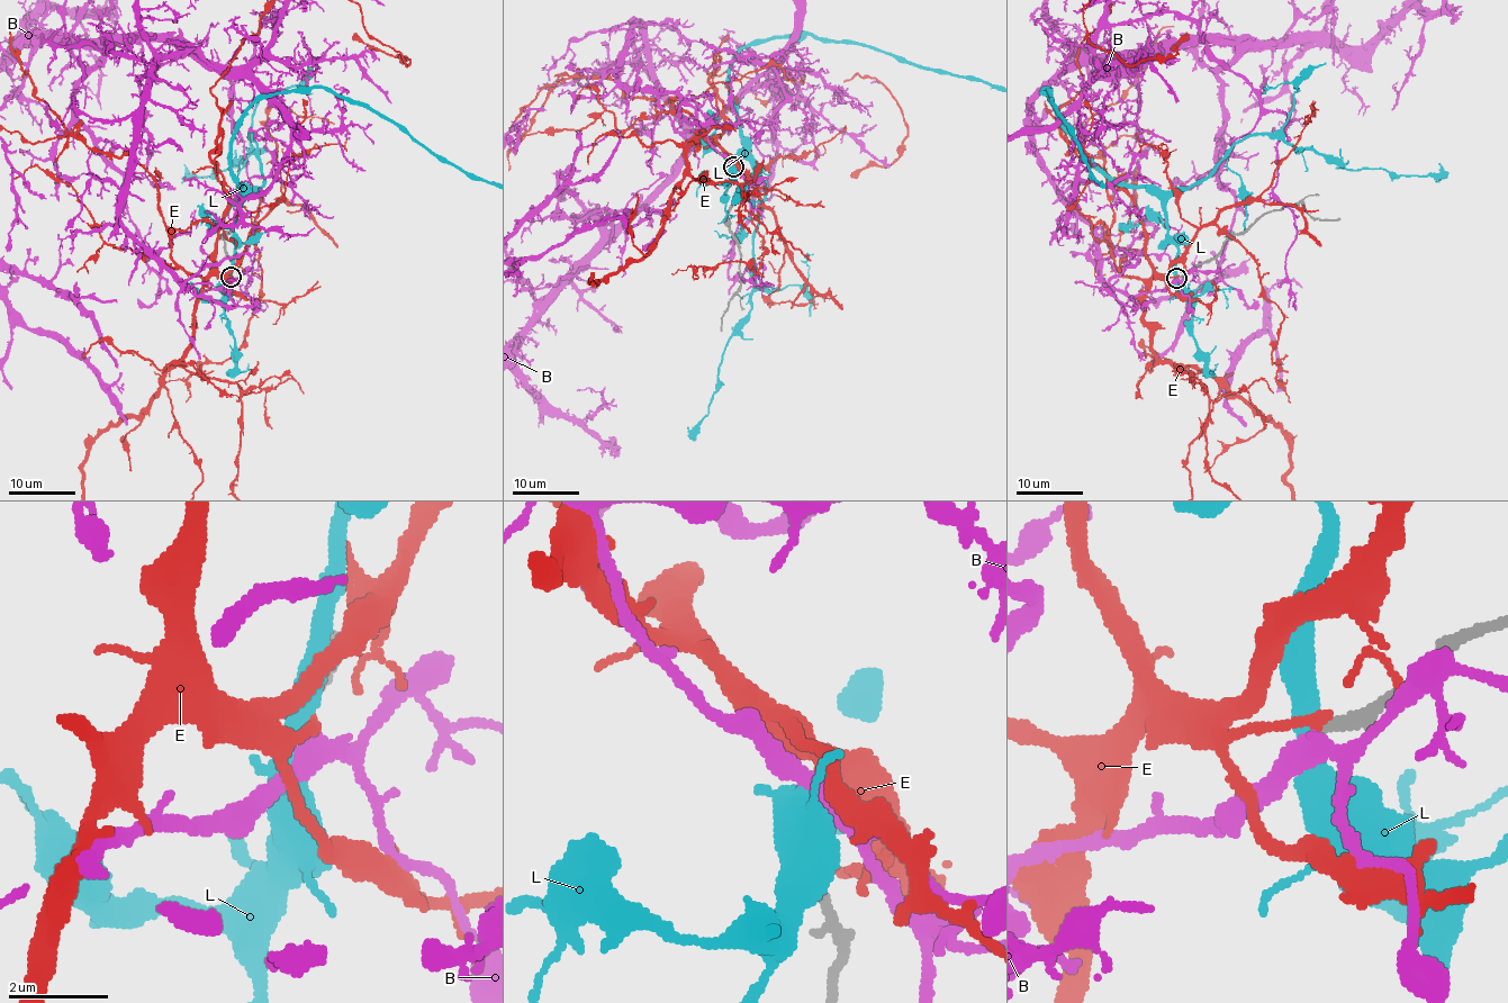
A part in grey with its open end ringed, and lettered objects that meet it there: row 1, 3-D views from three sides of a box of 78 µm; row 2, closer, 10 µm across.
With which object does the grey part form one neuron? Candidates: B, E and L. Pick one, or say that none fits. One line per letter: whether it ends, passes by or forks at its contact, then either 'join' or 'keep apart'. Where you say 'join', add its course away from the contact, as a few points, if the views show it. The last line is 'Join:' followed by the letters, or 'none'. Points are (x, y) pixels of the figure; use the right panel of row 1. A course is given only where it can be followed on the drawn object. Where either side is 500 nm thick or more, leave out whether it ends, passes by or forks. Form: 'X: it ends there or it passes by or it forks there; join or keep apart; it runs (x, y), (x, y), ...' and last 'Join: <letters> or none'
B: it passes by; keep apart
E: it ends there; keep apart
L: it forks there; keep apart
Join: none

